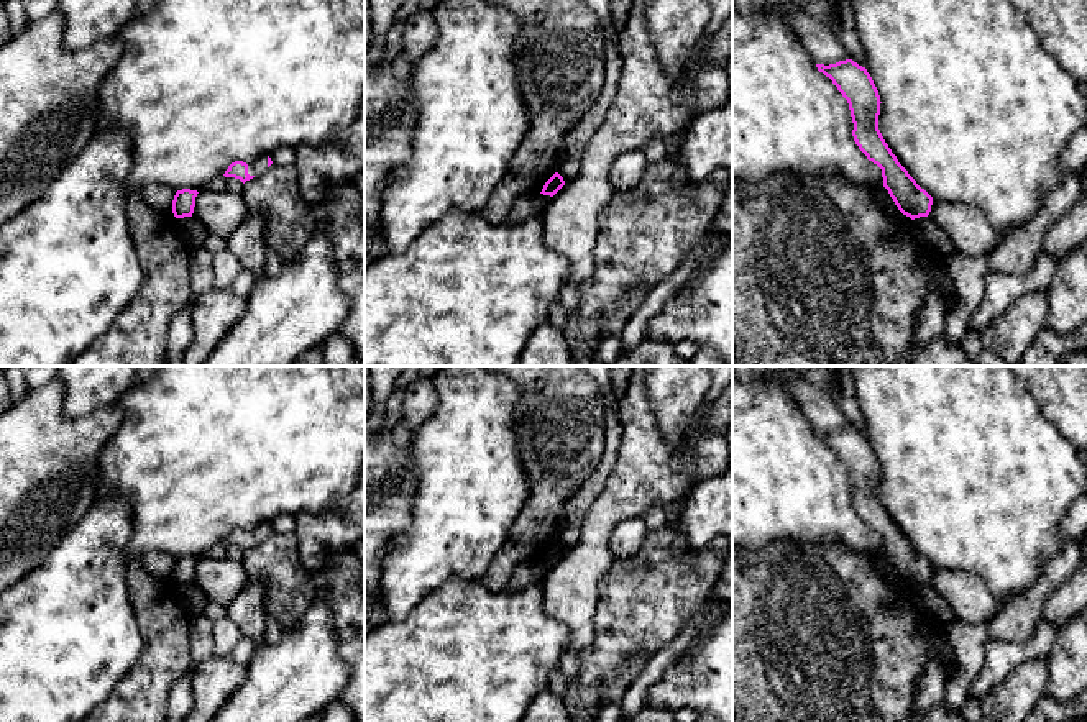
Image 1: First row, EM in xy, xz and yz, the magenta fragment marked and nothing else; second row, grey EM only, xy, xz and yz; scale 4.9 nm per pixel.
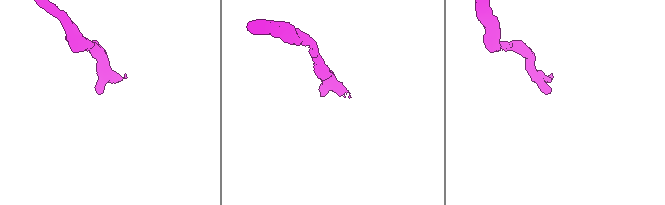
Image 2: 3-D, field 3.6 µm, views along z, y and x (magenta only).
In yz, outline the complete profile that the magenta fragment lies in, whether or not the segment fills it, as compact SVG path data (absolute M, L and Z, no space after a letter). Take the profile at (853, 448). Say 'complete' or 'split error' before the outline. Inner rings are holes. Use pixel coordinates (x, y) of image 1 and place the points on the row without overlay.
complete | M852 427L829 433L816 432L816 435L832 448L847 468L854 491L854 509L867 527L882 537L883 555L898 578L911 587L928 584L933 564L898 530L878 497L882 469L867 436Z

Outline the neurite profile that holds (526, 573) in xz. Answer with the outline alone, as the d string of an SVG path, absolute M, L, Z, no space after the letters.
M521 561L507 583L507 591L522 591L534 583L542 581L540 561Z

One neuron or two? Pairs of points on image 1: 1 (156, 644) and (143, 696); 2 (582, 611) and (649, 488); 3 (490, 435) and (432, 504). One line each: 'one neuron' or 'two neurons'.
1: one neuron
2: one neuron
3: one neuron

